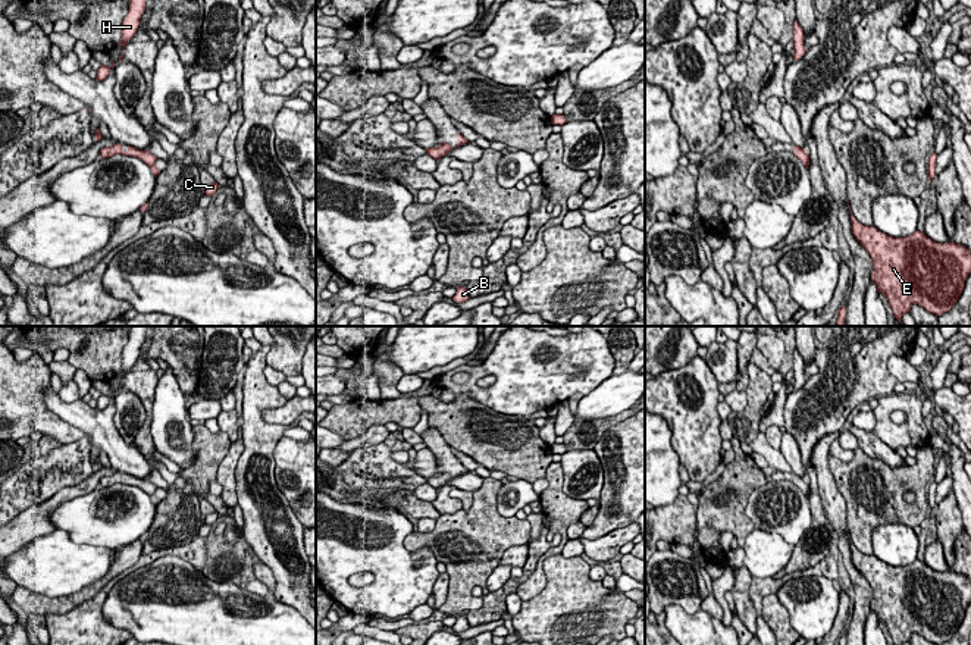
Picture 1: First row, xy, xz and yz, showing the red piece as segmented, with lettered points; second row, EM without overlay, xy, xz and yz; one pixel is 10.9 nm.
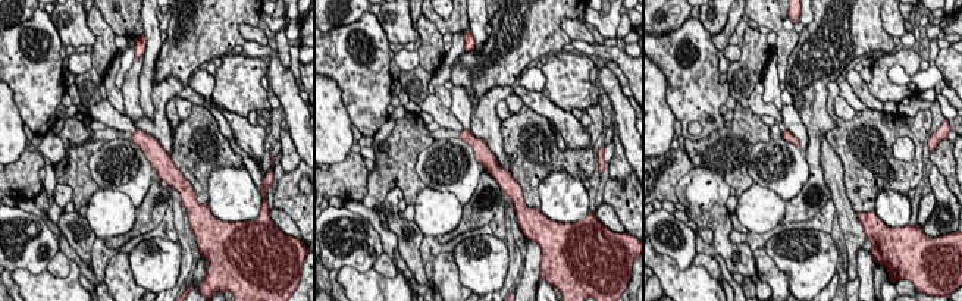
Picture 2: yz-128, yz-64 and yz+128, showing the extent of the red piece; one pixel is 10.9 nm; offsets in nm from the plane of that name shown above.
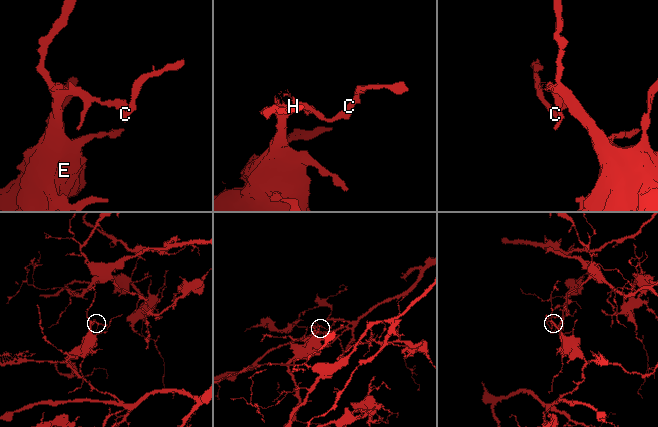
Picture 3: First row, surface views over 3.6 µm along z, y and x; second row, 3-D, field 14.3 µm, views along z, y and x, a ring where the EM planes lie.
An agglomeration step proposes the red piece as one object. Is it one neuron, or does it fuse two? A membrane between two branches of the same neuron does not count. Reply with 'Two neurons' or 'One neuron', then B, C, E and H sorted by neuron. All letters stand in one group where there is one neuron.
One neuron. Groups: B C E H

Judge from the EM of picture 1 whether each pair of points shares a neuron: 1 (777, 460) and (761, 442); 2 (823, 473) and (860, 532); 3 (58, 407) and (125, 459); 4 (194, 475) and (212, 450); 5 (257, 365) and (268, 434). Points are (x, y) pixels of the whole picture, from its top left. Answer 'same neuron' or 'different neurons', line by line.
1: same neuron
2: different neurons
3: same neuron
4: same neuron
5: same neuron

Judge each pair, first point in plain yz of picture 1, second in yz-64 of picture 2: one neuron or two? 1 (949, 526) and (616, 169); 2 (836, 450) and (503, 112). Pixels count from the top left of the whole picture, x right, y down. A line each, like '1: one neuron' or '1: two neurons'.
1: one neuron
2: one neuron

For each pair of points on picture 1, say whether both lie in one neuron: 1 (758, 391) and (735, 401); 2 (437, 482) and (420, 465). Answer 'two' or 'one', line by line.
1: two
2: two

